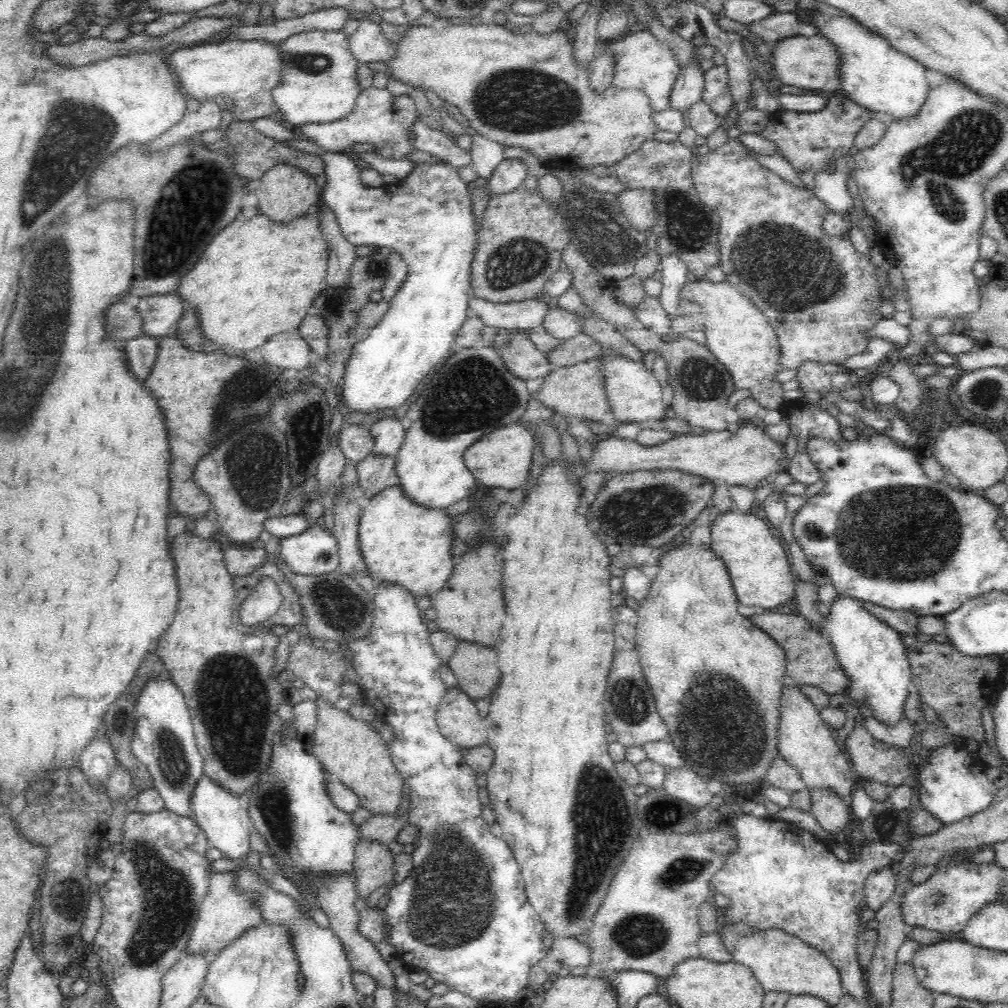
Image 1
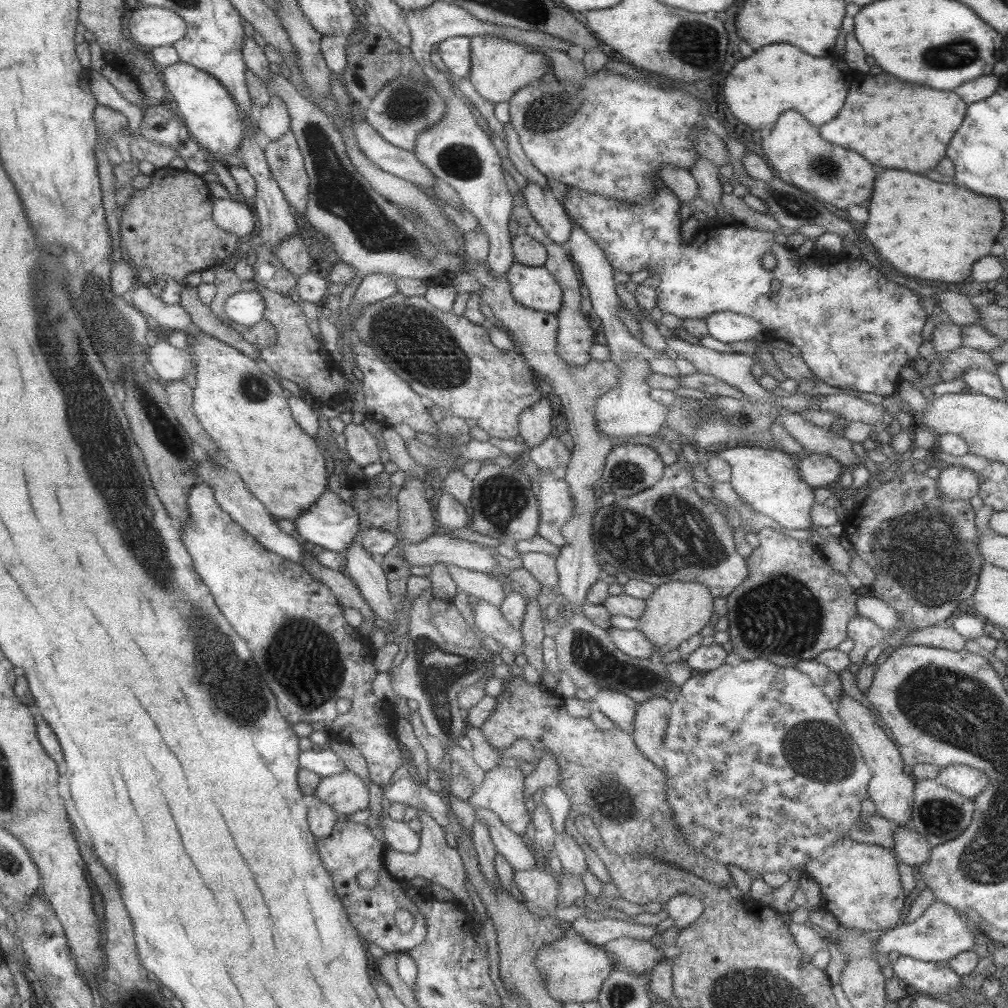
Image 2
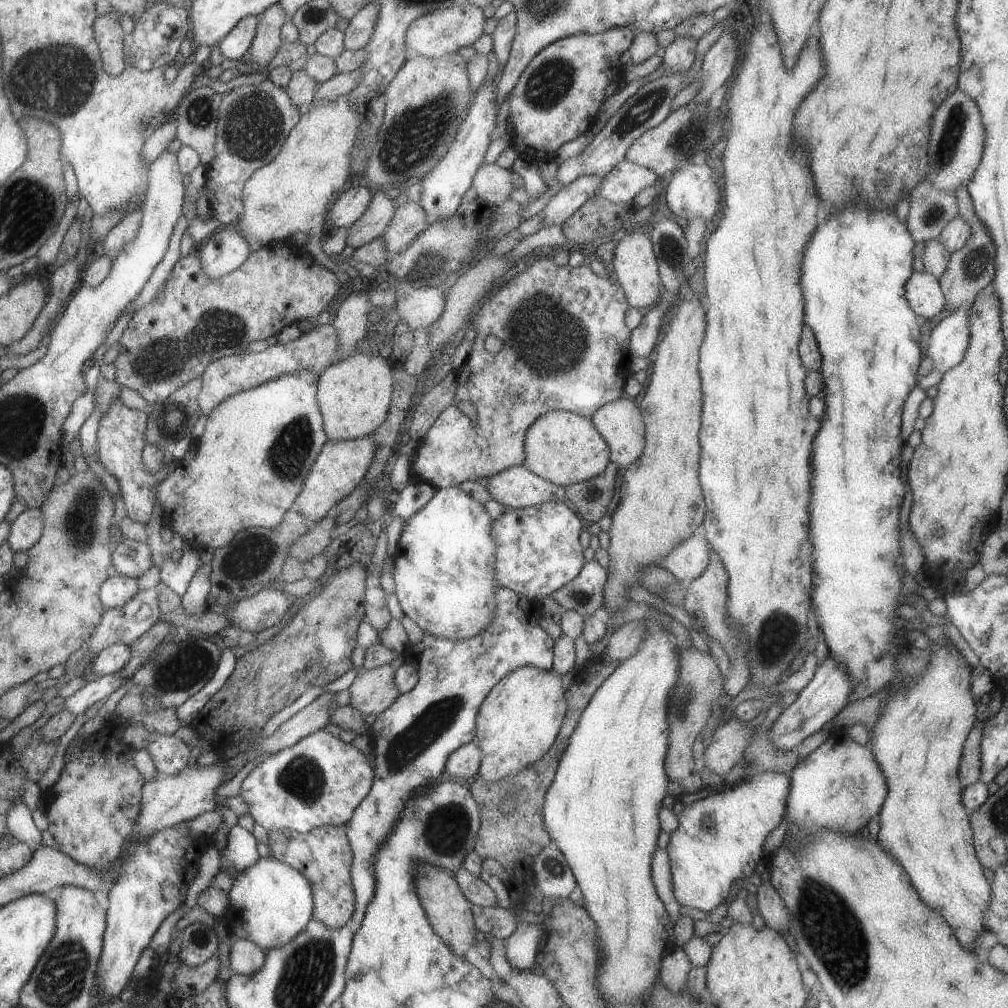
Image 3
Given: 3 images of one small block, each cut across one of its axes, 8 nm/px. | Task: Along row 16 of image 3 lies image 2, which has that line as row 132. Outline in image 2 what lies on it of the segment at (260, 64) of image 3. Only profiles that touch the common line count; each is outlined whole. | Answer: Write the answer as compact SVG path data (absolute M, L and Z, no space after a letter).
M270 96L269 103L256 111L254 119L256 128L267 136L267 140L279 140L290 130L290 118L285 103L277 96Z

